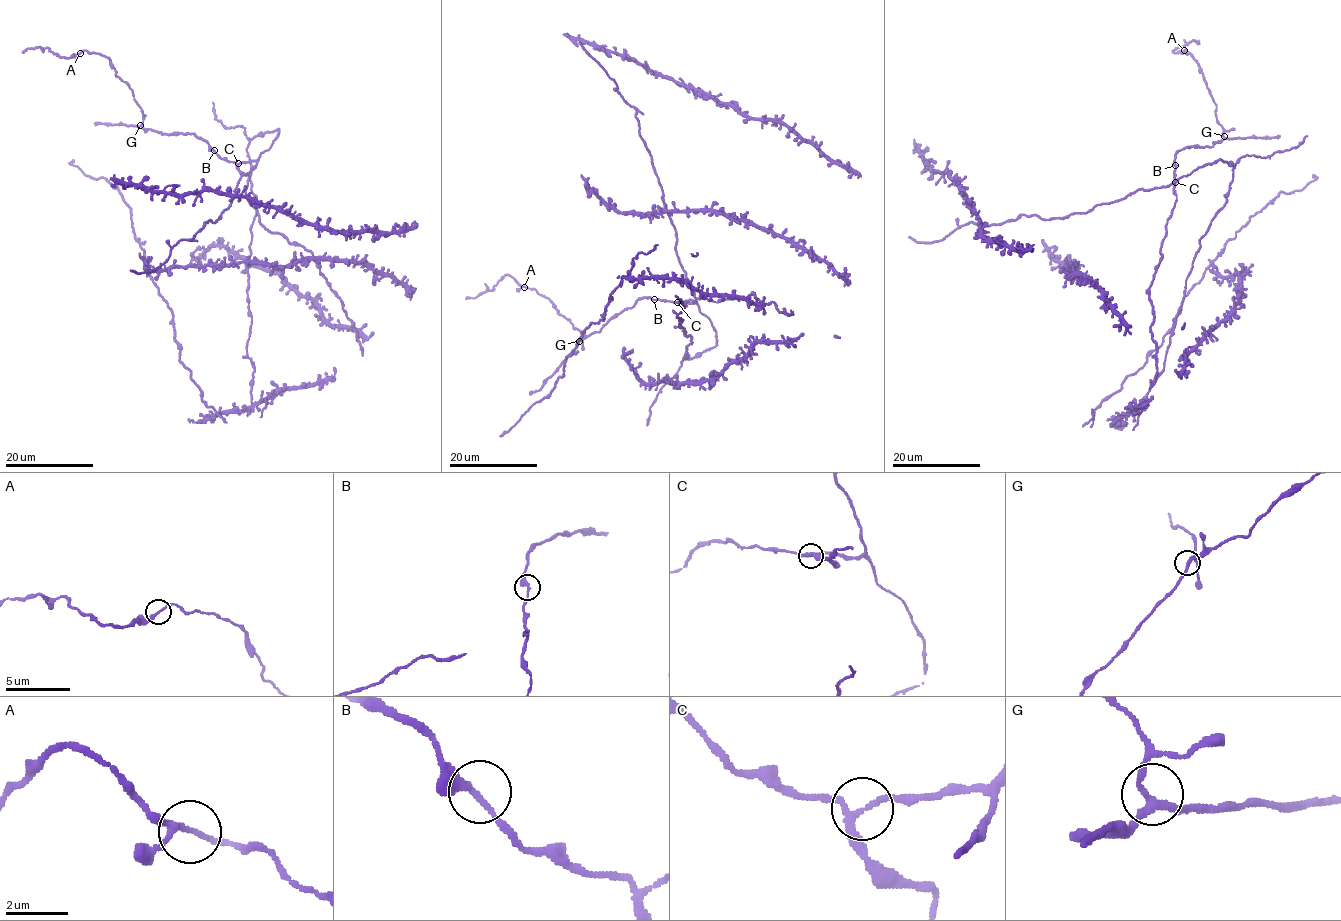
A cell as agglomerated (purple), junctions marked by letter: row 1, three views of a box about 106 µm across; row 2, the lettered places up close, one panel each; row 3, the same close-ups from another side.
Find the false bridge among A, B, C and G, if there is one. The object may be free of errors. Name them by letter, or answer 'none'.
C

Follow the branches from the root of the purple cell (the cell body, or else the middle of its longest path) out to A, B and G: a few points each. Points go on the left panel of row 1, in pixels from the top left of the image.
A: (250, 161), (248, 143), (278, 130), (256, 160), (226, 161), (193, 133), (144, 128), (110, 60), (80, 53)
B: (250, 161), (248, 143), (256, 137), (278, 130), (271, 145), (256, 160), (235, 163), (222, 159), (214, 150)
G: (250, 161), (248, 143), (278, 130), (256, 160), (235, 163), (193, 133), (161, 133), (140, 125)

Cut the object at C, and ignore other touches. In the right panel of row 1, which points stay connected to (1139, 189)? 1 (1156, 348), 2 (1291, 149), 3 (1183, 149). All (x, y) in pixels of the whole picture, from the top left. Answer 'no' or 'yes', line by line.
1: no
2: yes
3: no

